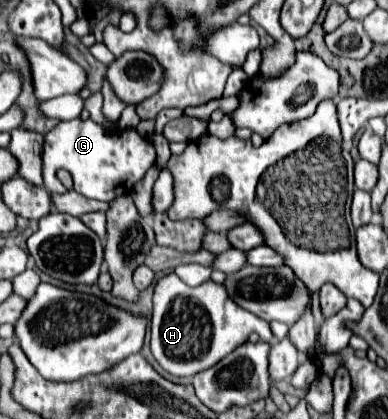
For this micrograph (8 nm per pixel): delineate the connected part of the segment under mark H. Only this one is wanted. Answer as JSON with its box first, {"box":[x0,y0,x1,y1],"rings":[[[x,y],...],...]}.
{"box":[150,273,274,377],"rings":[[[170,273],[158,279],[154,287],[150,351],[160,367],[174,377],[190,377],[216,365],[254,331],[262,341],[270,343],[274,339],[270,325],[264,319],[240,309],[240,305],[228,297],[224,285],[214,283],[212,279],[198,287],[188,287],[176,273]]]}

